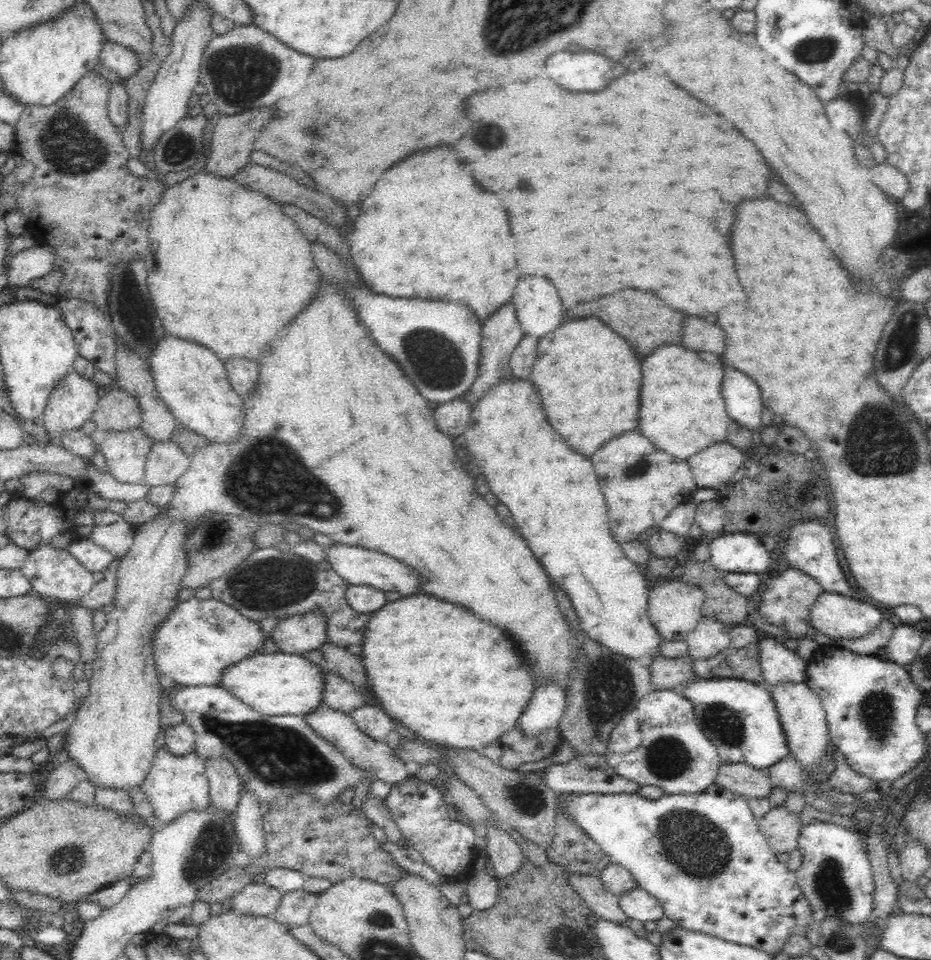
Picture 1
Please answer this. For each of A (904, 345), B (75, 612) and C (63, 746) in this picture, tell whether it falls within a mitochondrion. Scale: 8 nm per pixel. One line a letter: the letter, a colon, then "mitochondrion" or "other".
A: mitochondrion
B: other
C: other

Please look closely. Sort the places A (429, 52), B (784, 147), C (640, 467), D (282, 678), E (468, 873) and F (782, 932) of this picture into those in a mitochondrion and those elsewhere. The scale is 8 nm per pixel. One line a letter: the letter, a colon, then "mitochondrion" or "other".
A: other
B: other
C: mitochondrion
D: other
E: other
F: other

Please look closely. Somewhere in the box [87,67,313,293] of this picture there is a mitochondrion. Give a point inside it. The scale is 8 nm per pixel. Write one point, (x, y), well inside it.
(180, 147)

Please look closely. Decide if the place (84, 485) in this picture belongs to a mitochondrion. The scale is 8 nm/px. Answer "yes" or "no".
no

